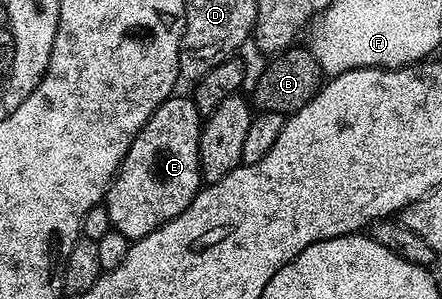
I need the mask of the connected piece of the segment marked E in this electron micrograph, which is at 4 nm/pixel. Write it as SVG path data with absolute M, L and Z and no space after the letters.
M172 95L160 106L153 115L146 121L146 126L134 137L134 142L130 144L129 151L126 152L126 158L122 164L118 166L118 172L113 181L110 182L110 188L104 198L104 204L108 215L110 216L111 226L117 232L123 233L124 236L137 239L139 237L147 237L152 231L156 231L162 225L168 224L172 219L176 219L186 208L194 201L194 196L198 194L199 189L203 188L204 178L202 176L202 160L200 159L200 135L204 128L203 118L195 107L193 100L189 96L178 97L179 95Z

